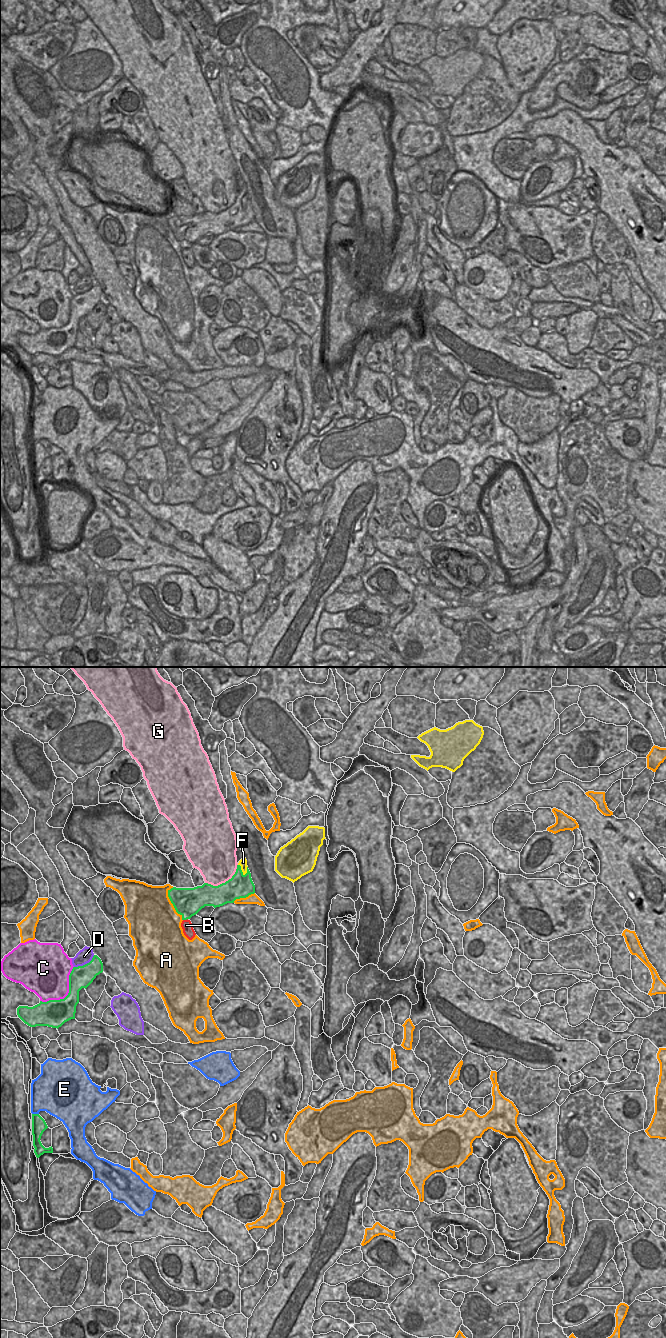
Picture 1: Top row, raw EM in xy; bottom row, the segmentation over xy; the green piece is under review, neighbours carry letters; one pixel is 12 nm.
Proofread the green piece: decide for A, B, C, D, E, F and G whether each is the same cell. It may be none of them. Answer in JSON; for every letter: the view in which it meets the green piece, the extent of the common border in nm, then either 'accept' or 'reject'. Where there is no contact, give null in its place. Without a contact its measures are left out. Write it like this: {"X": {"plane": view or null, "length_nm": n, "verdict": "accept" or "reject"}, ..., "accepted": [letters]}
{"A": {"plane": "xy", "length_nm": 420, "verdict": "reject"}, "B": {"plane": "xy", "length_nm": 70, "verdict": "reject"}, "C": {"plane": "xy", "length_nm": 600, "verdict": "reject"}, "D": {"plane": "xy", "length_nm": 300, "verdict": "reject"}, "E": {"plane": "xy", "length_nm": 80, "verdict": "reject"}, "F": {"plane": "xy", "length_nm": 160, "verdict": "accept"}, "G": {"plane": "xy", "length_nm": 460, "verdict": "reject"}, "accepted": ["F"]}

